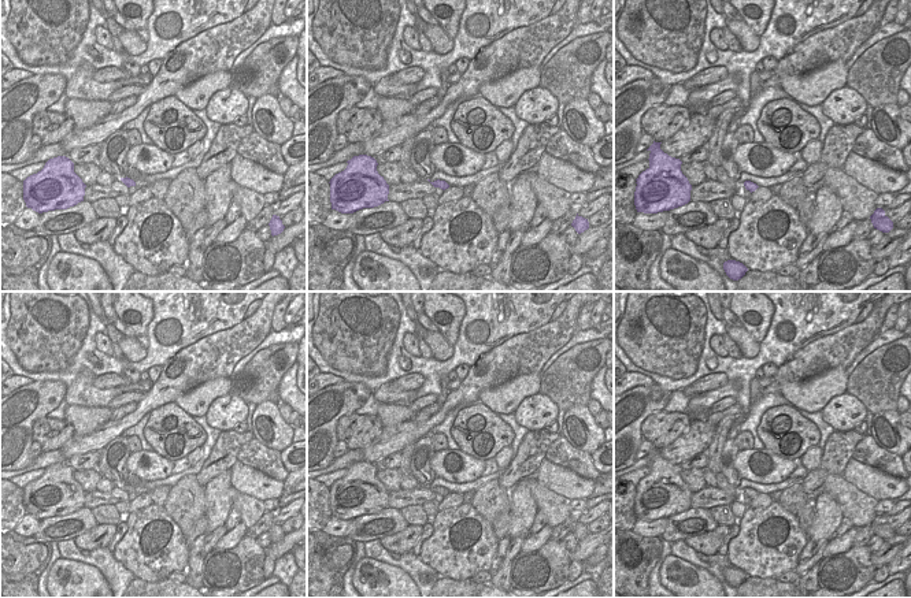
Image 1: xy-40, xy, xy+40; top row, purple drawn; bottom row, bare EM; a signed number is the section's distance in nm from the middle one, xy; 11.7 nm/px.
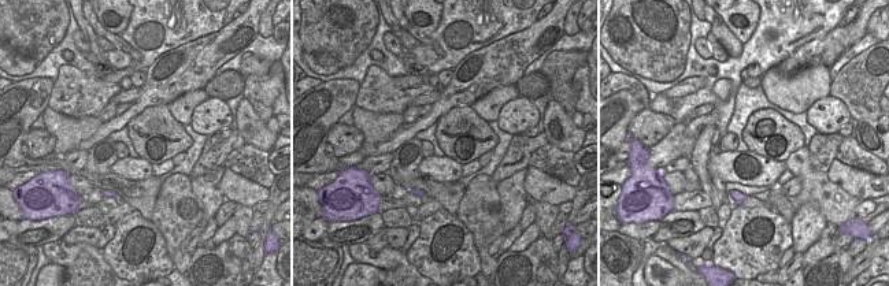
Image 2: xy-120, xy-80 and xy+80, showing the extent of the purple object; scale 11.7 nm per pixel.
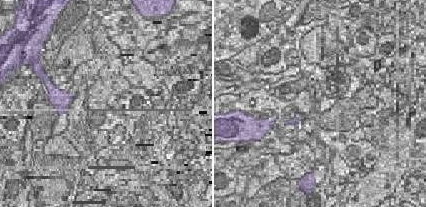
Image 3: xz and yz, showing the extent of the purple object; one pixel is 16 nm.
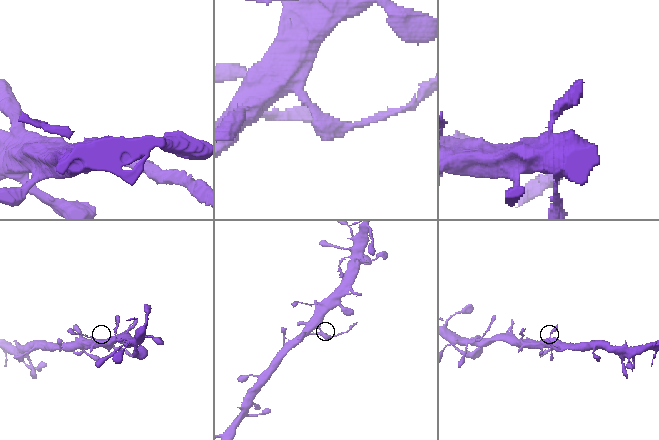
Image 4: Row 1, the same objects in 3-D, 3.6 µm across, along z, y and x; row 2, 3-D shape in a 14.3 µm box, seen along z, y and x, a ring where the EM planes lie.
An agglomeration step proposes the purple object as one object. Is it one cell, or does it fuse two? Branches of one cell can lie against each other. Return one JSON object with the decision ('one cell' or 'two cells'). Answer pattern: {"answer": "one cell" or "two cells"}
{"answer": "two cells"}

